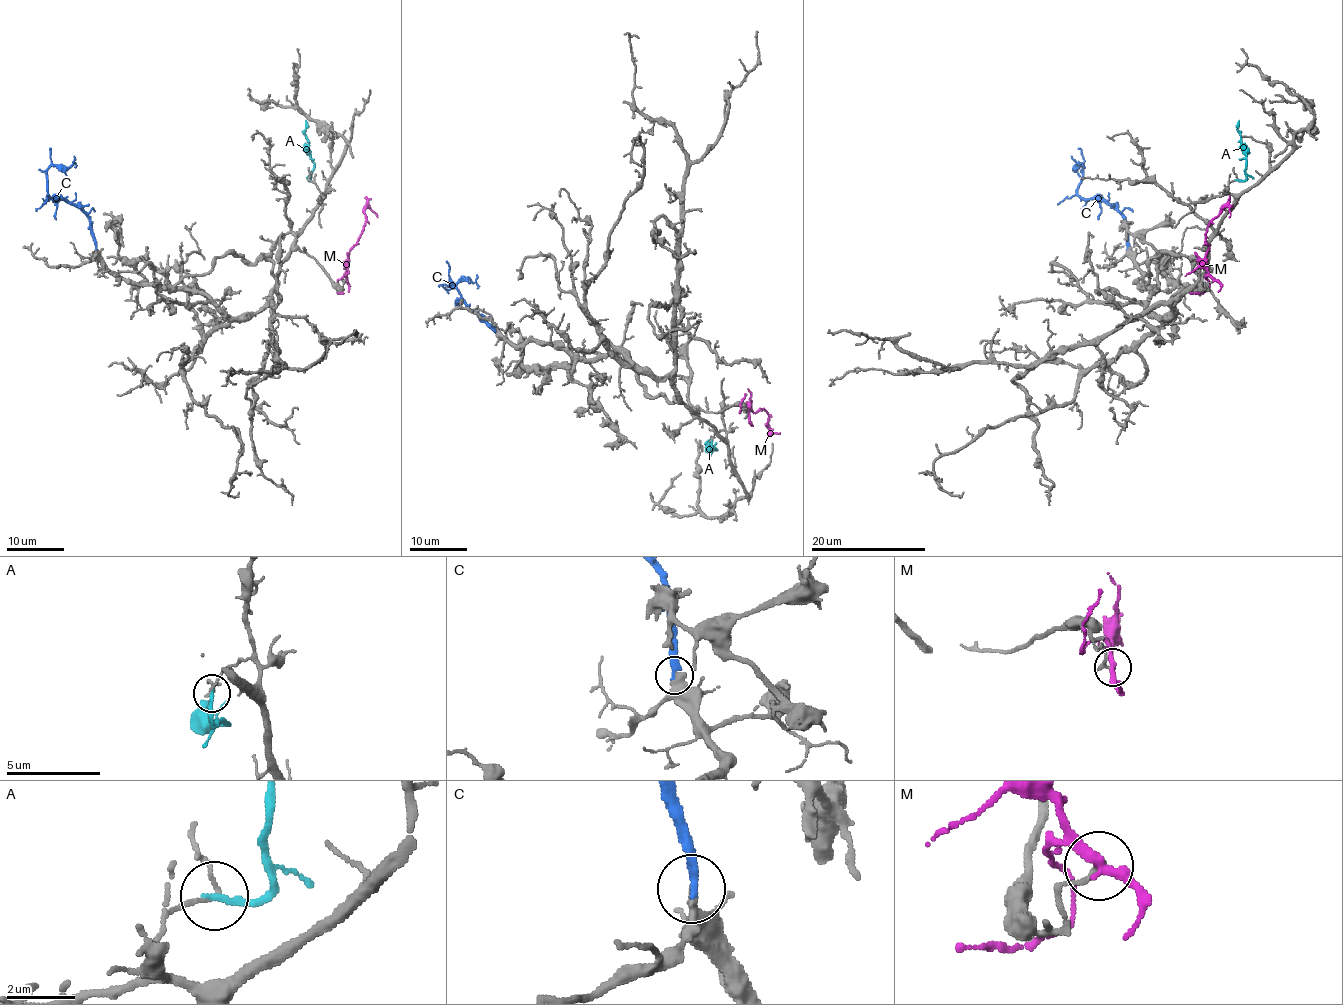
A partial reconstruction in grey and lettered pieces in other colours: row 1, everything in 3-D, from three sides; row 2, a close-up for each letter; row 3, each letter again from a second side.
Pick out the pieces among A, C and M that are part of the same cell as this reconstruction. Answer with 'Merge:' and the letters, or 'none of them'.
Merge: C

